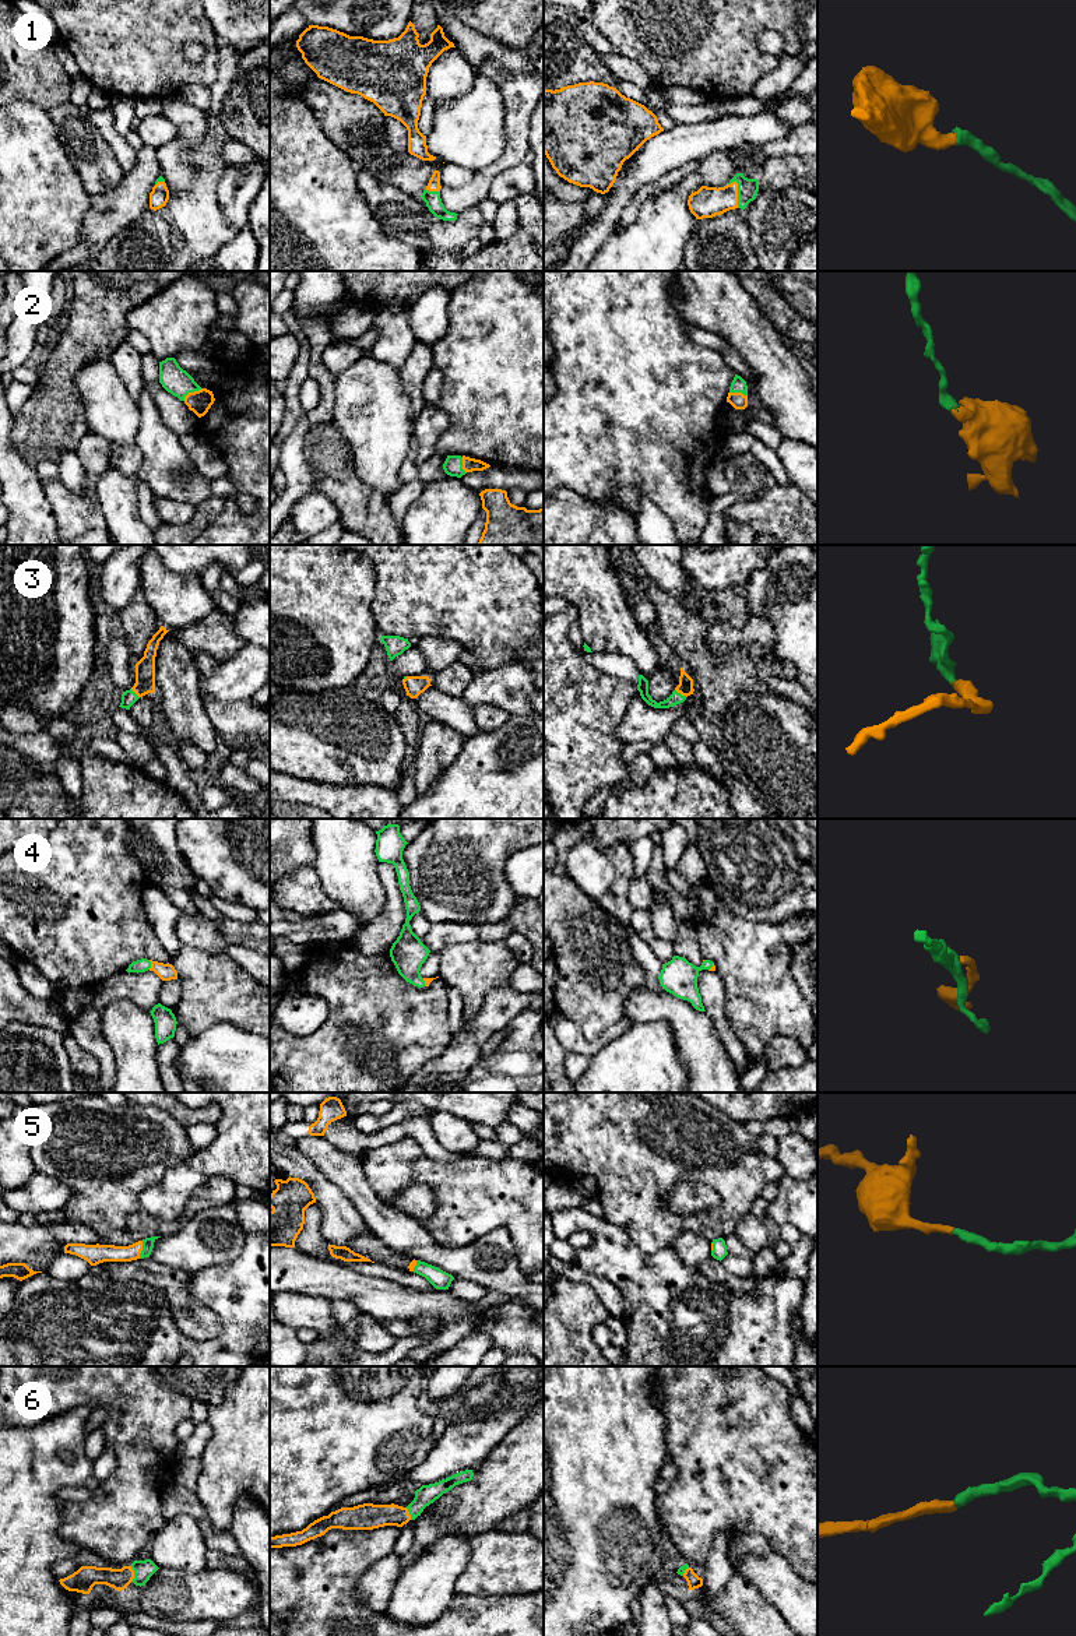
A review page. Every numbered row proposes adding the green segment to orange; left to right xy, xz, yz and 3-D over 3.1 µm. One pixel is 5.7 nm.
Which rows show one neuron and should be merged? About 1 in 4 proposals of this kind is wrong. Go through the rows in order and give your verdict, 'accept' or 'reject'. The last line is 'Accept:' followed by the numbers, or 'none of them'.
1: accept
2: accept
3: accept
4: accept
5: accept
6: accept
Accept: 1, 2, 3, 4, 5, 6

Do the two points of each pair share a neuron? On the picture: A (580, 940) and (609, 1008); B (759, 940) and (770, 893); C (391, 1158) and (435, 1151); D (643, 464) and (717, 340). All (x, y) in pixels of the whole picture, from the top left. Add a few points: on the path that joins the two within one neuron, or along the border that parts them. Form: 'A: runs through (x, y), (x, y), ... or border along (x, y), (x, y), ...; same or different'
A: runs through (593, 957), (594, 991); same
B: border along (731, 913), (770, 922), (795, 917); different
C: border along (394, 1140), (412, 1136), (433, 1160), (457, 1158); different
D: border along (684, 329), (696, 342), (714, 348), (734, 370); different

